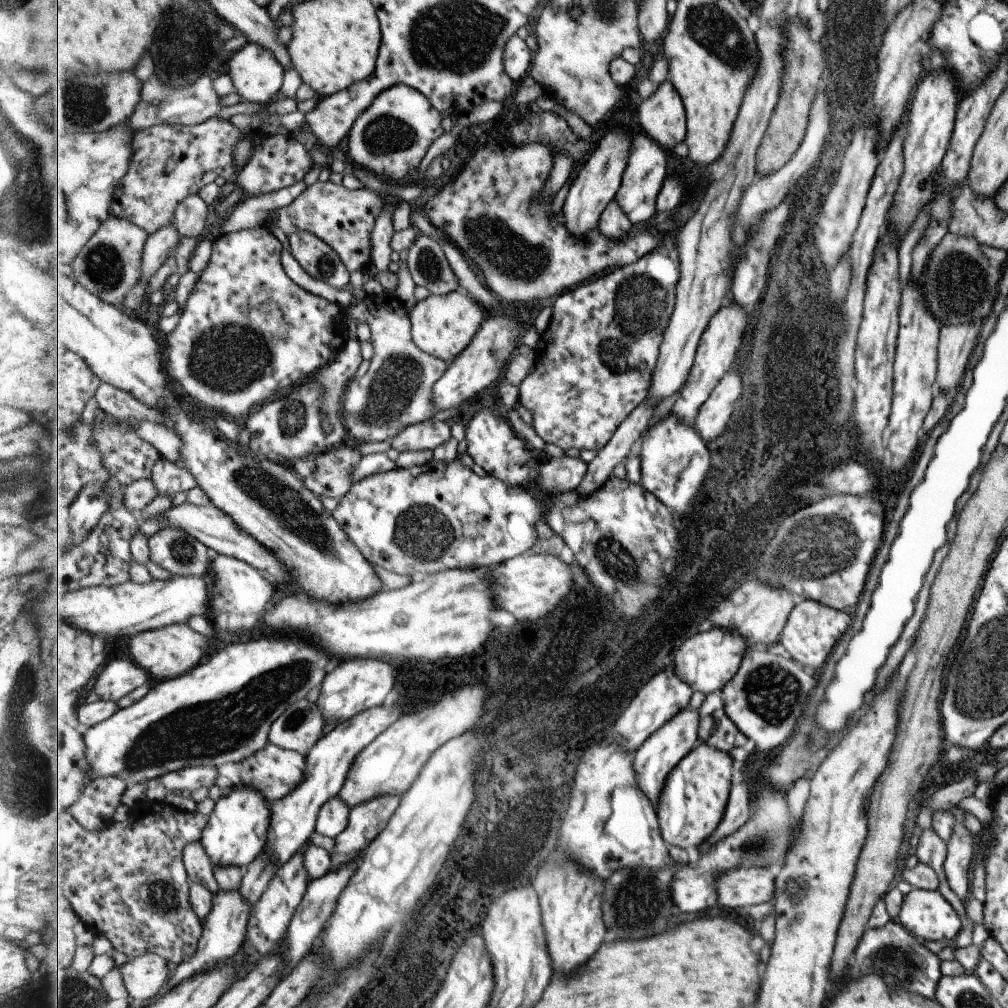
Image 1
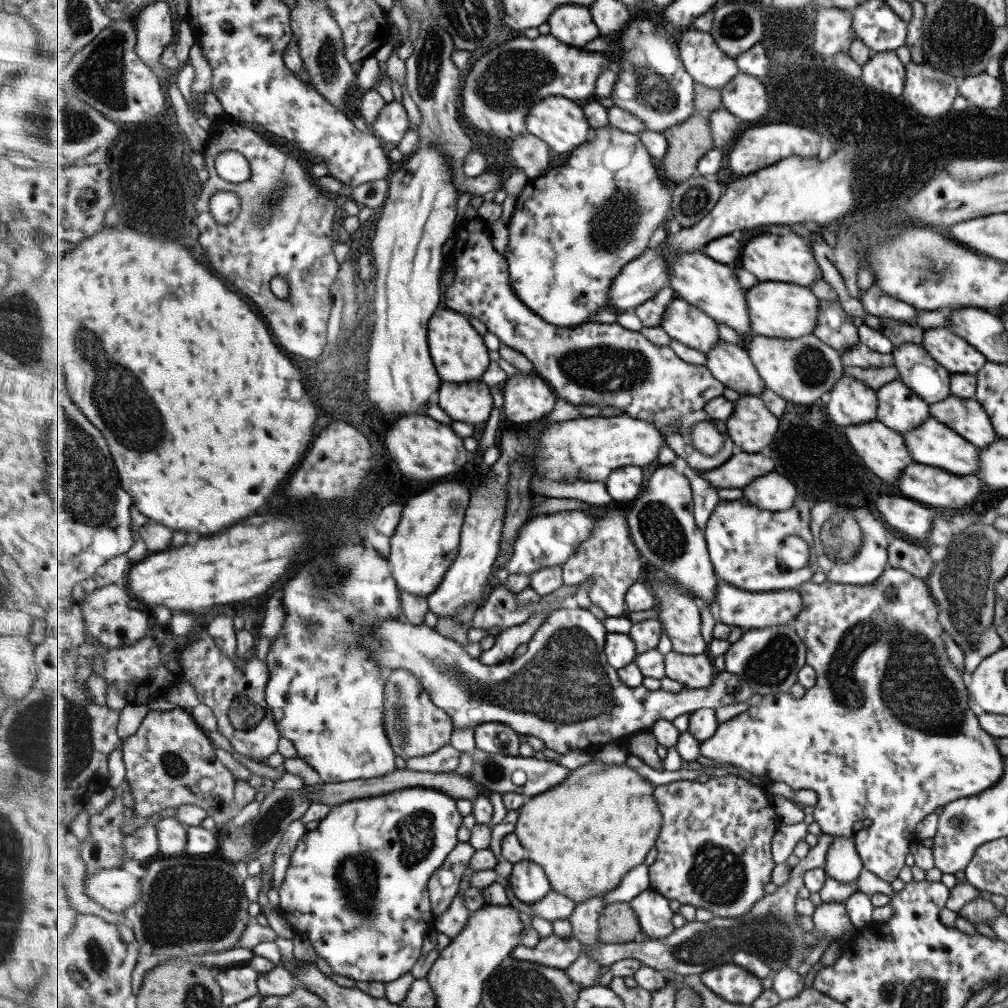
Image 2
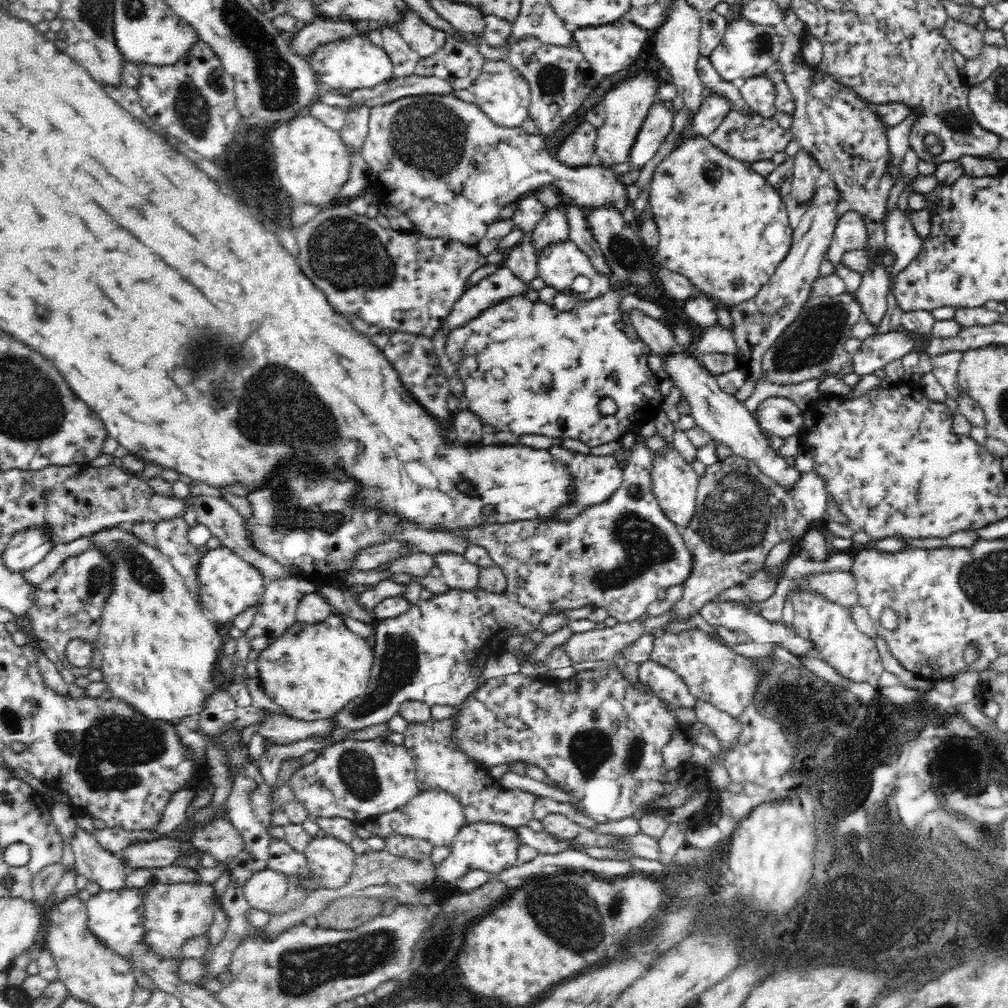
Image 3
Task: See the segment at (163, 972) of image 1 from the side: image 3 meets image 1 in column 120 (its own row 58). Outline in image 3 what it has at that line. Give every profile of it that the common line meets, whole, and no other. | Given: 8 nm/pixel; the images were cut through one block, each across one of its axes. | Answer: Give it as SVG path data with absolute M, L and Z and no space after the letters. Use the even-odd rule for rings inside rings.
M948 17L944 24L944 36L951 43L954 50L966 59L972 59L981 53L985 42L983 33L966 22Z

